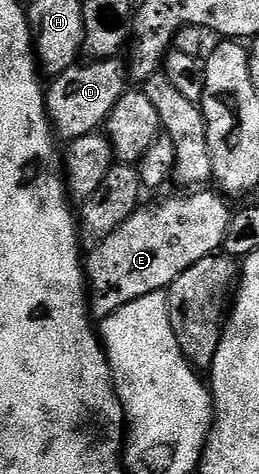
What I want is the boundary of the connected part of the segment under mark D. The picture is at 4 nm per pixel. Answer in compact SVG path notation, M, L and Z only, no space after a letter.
M90 59L89 64L78 62L61 76L52 77L45 94L45 109L49 111L49 122L62 141L83 138L98 131L108 120L111 110L128 89L128 69L124 61Z

